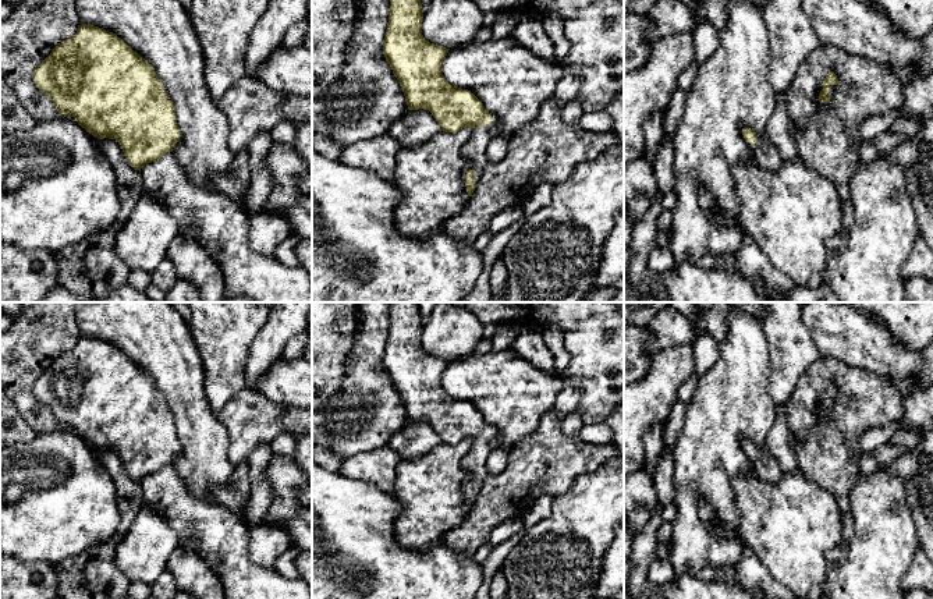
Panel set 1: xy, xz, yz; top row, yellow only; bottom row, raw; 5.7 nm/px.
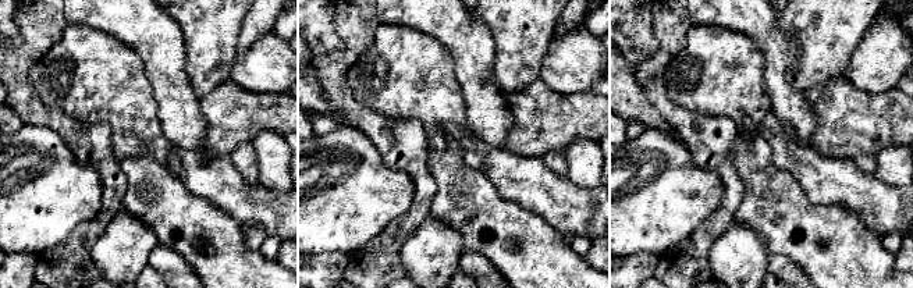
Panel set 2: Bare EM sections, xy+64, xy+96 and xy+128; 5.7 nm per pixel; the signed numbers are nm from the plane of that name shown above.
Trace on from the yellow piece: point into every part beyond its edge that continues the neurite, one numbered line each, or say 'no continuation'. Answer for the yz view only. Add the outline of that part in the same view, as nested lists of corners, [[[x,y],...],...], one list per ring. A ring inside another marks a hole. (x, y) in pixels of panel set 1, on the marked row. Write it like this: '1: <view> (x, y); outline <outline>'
1: yz (767, 156); outline [[[767,135],[759,138],[755,143],[756,162],[767,171],[777,171],[783,166],[783,159],[777,146]]]

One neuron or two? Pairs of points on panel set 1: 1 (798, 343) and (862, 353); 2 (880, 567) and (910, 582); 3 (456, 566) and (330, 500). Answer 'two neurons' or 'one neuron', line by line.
1: two neurons
2: two neurons
3: one neuron

